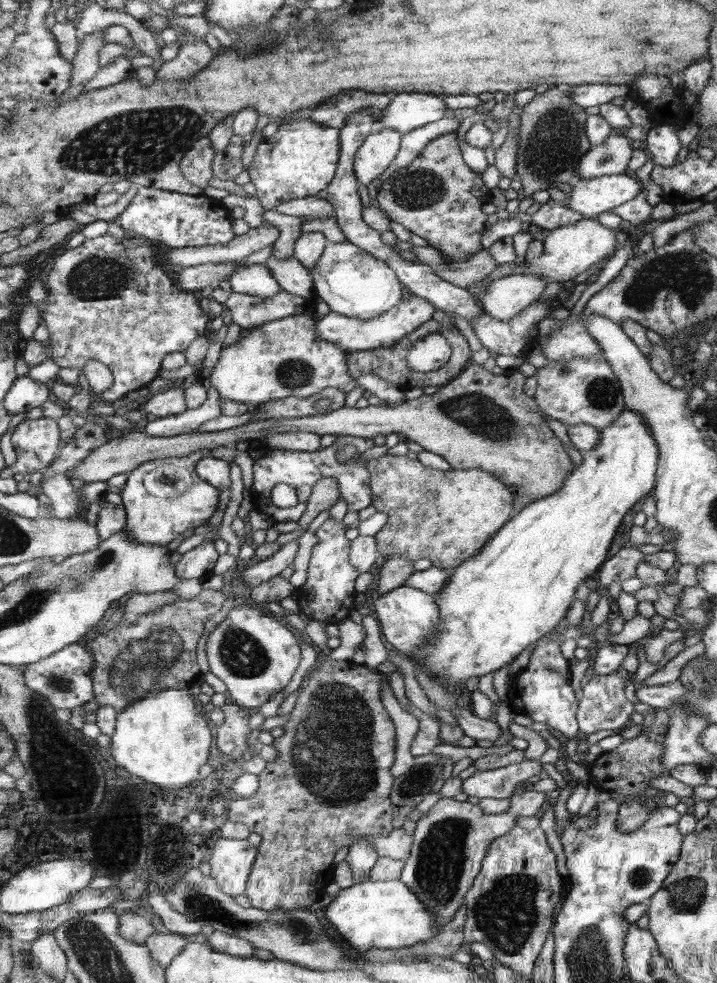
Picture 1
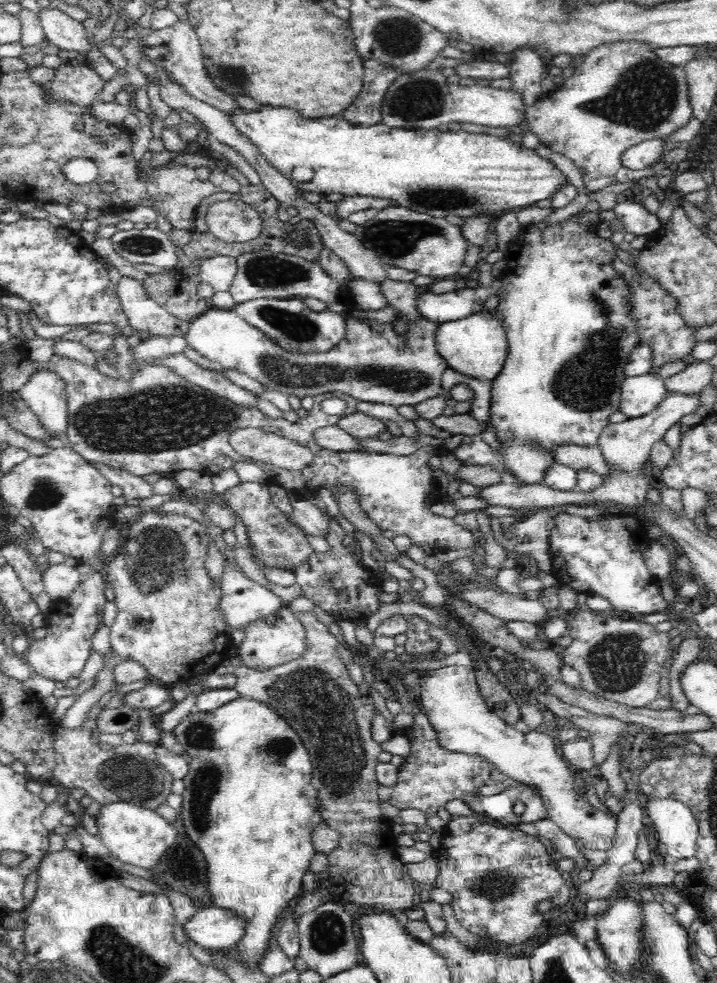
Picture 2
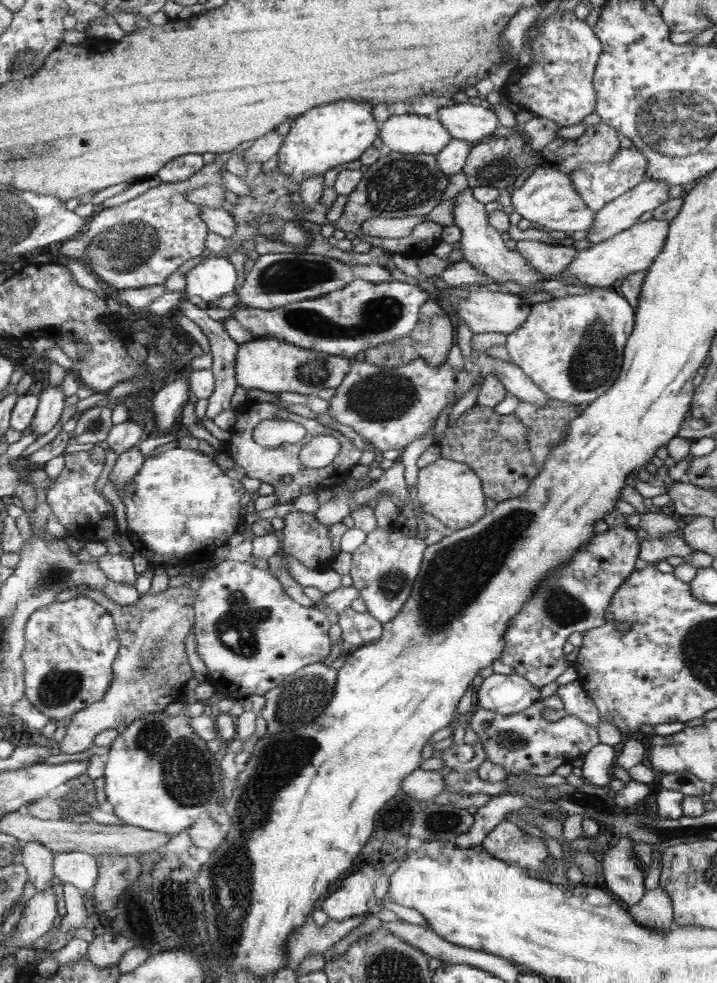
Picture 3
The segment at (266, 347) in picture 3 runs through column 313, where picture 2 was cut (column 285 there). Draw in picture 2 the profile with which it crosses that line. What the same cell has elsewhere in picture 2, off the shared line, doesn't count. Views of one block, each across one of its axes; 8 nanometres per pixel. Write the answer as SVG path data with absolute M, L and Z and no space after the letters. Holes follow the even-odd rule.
M210 306L191 321L184 339L202 356L220 362L224 369L238 370L267 388L294 394L301 399L340 390L357 401L395 407L415 405L441 396L446 405L454 407L456 401L451 392L442 387L441 374L449 366L436 346L439 323L420 317L417 321L407 321L407 324L408 330L398 334L392 323L347 316L345 335L331 349L311 353L288 352L259 328L240 318L234 309Z

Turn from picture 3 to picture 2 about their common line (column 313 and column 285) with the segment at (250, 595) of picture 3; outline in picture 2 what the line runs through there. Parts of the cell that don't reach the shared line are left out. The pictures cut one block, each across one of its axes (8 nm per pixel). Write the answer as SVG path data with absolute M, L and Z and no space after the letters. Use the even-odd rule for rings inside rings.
M288 606L265 617L258 617L254 622L246 625L246 636L238 648L238 658L251 670L267 670L285 665L296 658L300 658L307 651L307 631L302 621L288 609Z

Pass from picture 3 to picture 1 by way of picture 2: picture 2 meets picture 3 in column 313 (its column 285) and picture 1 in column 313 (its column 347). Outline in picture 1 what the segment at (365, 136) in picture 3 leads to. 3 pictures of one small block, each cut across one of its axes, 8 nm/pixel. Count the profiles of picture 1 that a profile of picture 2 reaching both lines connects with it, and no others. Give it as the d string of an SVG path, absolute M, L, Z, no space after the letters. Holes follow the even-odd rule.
M296 119L279 125L277 133L263 138L247 170L256 187L256 198L265 210L279 203L317 195L332 182L338 160L338 128L312 119Z

